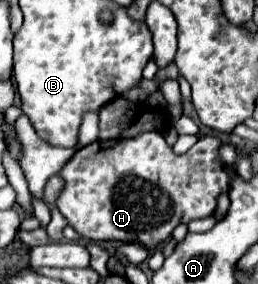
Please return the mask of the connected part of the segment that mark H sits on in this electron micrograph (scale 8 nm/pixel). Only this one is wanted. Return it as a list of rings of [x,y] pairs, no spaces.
[[[143,131],[127,139],[93,141],[81,147],[59,171],[65,185],[57,197],[57,209],[85,239],[133,241],[145,245],[147,249],[155,249],[171,237],[171,231],[179,223],[189,223],[211,215],[217,207],[217,197],[229,189],[229,173],[219,157],[219,145],[221,141],[217,137],[205,135],[199,137],[199,141],[185,155],[175,155],[163,135],[155,131]]]

